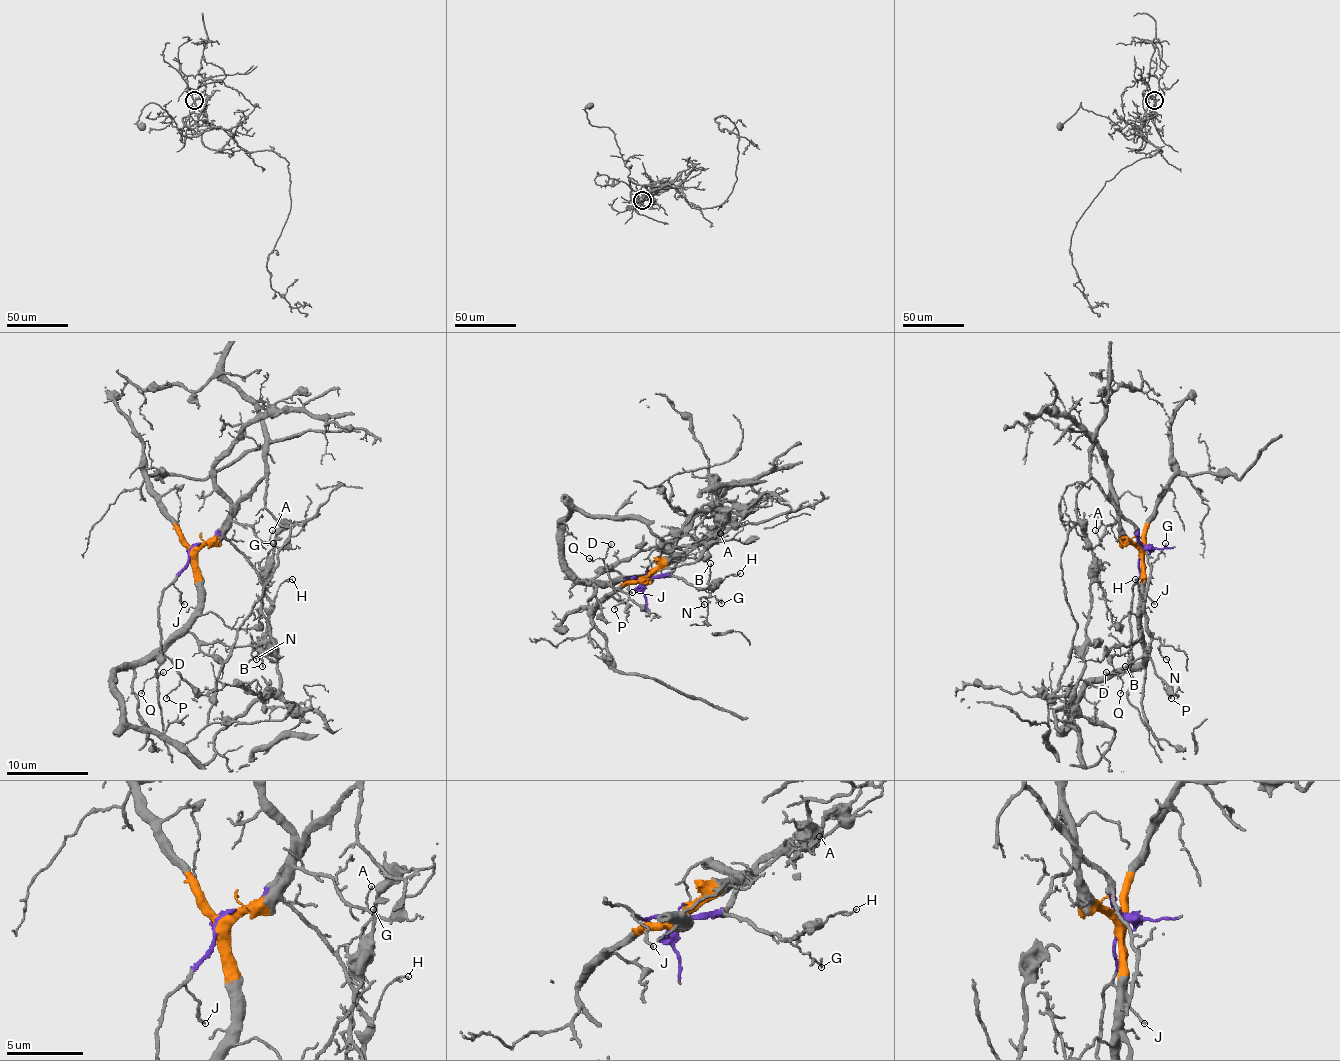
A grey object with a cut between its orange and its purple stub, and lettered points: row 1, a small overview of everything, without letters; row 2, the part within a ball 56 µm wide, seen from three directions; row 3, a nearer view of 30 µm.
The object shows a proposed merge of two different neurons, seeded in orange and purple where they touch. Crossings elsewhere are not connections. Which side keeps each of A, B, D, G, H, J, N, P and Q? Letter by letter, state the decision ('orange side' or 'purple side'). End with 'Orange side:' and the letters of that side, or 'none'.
A: orange side
B: purple side
D: purple side
G: purple side
H: purple side
J: purple side
N: purple side
P: orange side
Q: purple side
Orange side: A, P

